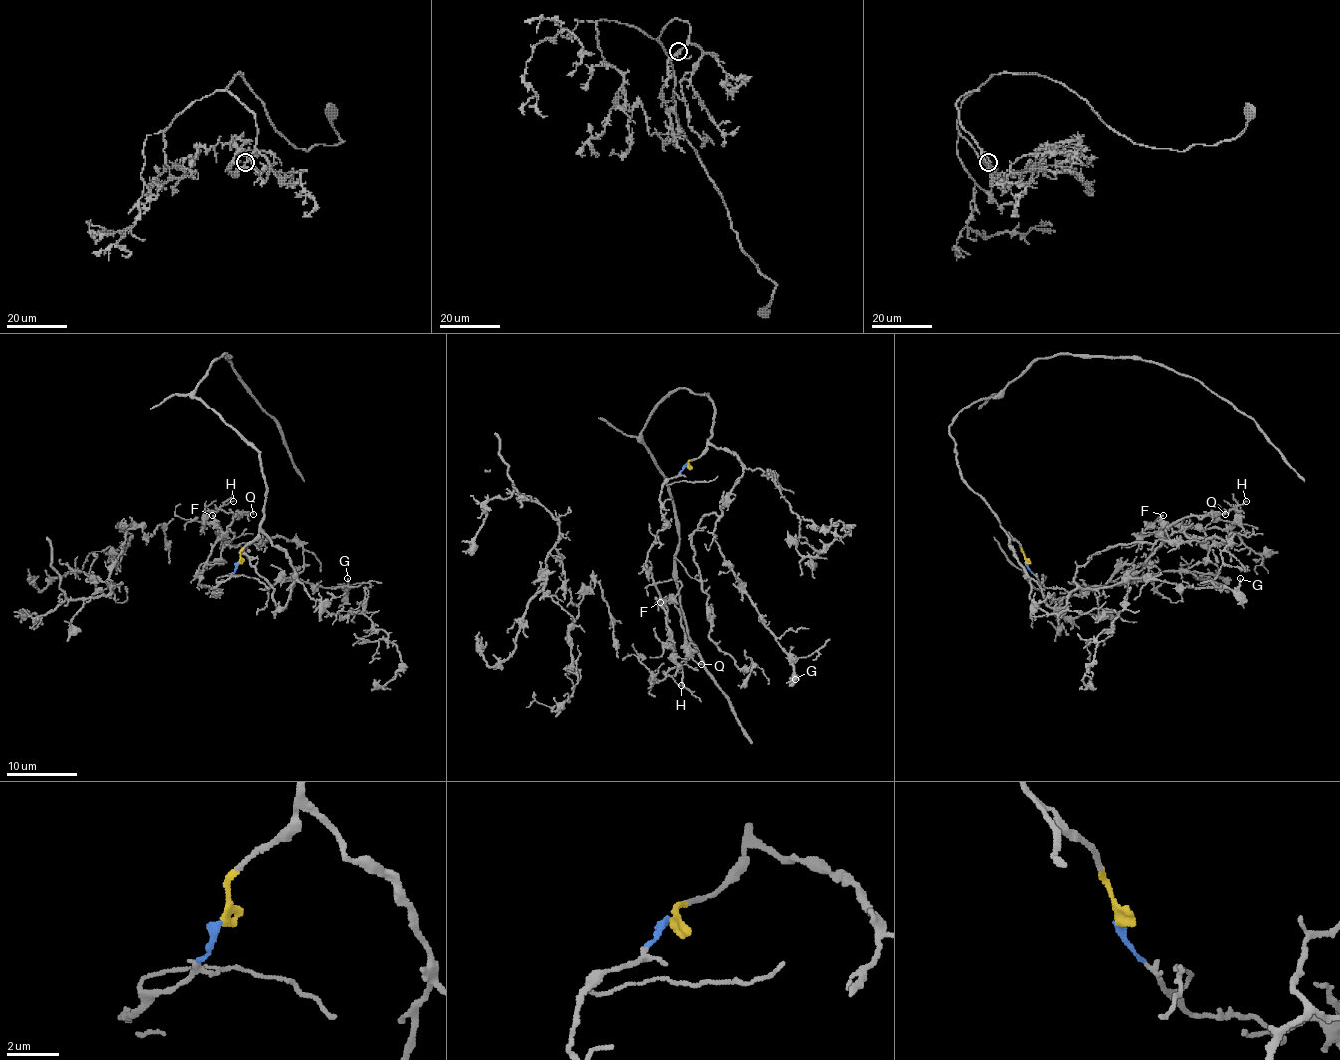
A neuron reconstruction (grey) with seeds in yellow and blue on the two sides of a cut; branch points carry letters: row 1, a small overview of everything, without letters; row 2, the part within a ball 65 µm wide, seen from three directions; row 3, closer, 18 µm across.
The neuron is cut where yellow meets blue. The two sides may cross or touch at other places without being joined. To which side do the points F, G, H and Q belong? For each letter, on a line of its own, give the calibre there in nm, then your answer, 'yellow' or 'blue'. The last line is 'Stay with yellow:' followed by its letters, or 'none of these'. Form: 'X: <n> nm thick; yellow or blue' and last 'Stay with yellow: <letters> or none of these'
F: 160 nm thick; blue
G: 140 nm thick; yellow
H: 120 nm thick; blue
Q: 150 nm thick; blue
Stay with yellow: G

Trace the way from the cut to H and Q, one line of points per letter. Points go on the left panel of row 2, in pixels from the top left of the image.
H: (239, 562), (213, 592), (218, 588), (198, 583), (198, 573), (211, 548), (237, 514), (220, 509), (234, 500)
Q: (239, 562), (213, 592), (218, 588), (198, 583), (198, 573), (211, 548), (235, 516), (253, 514)

